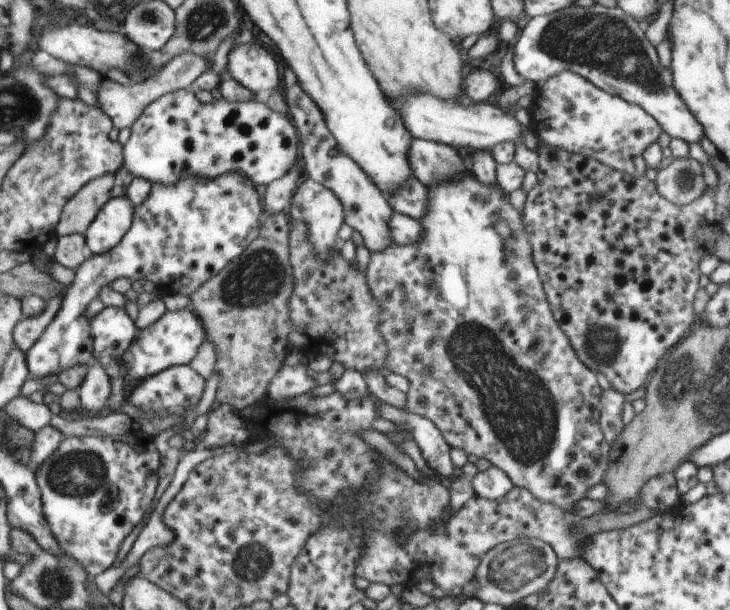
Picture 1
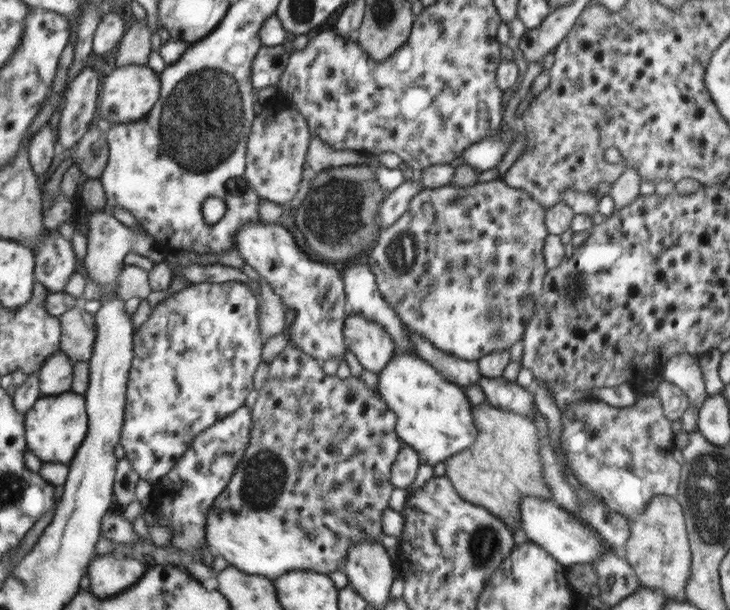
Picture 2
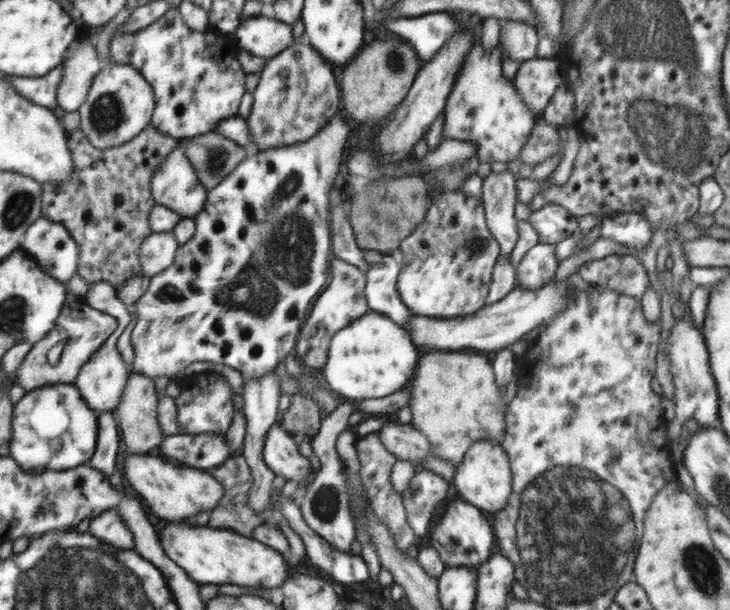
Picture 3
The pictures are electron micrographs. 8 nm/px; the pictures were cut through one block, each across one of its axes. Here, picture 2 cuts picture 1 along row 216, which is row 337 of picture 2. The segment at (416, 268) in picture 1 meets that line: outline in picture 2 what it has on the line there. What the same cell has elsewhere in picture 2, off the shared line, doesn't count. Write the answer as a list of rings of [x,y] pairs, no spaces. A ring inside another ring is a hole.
[[[497,178],[483,183],[476,182],[471,187],[458,187],[448,184],[433,189],[424,188],[412,197],[410,210],[406,211],[389,227],[380,229],[379,242],[376,242],[376,248],[371,251],[368,265],[374,273],[381,295],[396,311],[396,314],[409,330],[417,332],[444,352],[448,352],[462,360],[478,361],[479,358],[487,354],[498,350],[509,350],[511,346],[516,346],[516,342],[522,342],[524,333],[528,332],[526,327],[530,324],[530,318],[536,316],[534,308],[536,308],[536,302],[542,300],[544,278],[553,269],[546,268],[546,260],[544,260],[545,239],[548,236],[553,236],[547,225],[548,209],[548,207],[541,205],[536,198],[532,198],[527,191],[512,187],[506,181]]]

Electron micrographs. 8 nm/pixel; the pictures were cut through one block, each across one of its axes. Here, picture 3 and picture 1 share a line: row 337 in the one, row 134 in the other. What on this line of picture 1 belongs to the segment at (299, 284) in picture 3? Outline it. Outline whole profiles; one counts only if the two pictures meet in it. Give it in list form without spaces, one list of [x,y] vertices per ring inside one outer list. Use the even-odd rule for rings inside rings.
[[[180,89],[158,98],[146,108],[132,128],[132,135],[125,144],[125,168],[134,177],[142,176],[158,184],[178,184],[184,178],[218,178],[228,172],[240,172],[260,186],[268,186],[286,175],[298,158],[298,136],[290,118],[274,112],[266,104],[252,102],[232,102],[224,97],[204,104],[196,93]]]

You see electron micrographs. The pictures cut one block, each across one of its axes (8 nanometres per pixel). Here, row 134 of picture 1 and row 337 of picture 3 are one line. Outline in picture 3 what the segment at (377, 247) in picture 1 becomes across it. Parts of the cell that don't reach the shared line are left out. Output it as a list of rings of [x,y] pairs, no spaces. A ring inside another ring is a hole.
[[[340,258],[332,259],[331,273],[332,280],[328,283],[327,289],[319,294],[318,300],[312,306],[311,316],[307,318],[303,332],[299,336],[296,352],[308,369],[322,369],[327,364],[331,341],[334,340],[335,334],[350,325],[350,322],[354,322],[356,318],[370,312],[366,297],[367,273]]]

